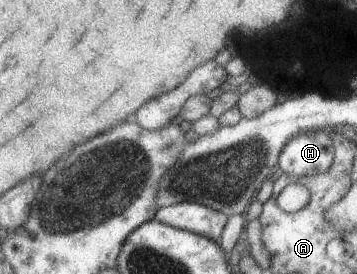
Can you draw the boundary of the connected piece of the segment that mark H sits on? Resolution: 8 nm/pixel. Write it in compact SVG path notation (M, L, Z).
M314 130L299 133L286 141L276 167L284 174L304 177L326 173L332 160L332 140L325 130Z

